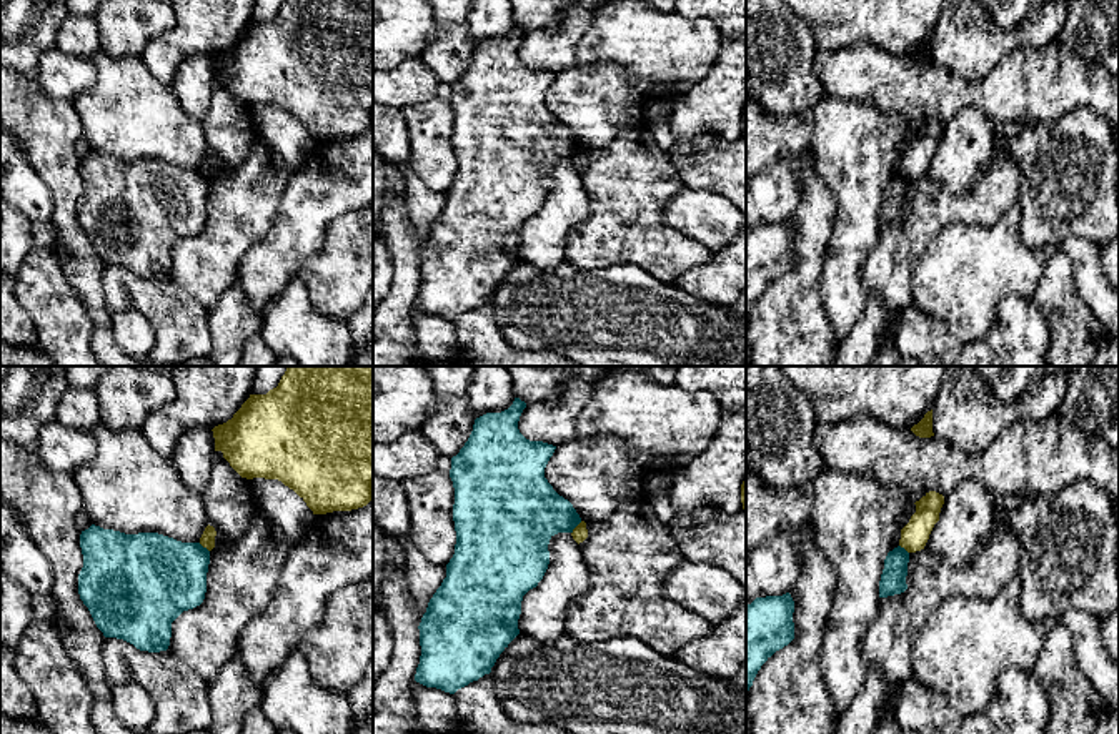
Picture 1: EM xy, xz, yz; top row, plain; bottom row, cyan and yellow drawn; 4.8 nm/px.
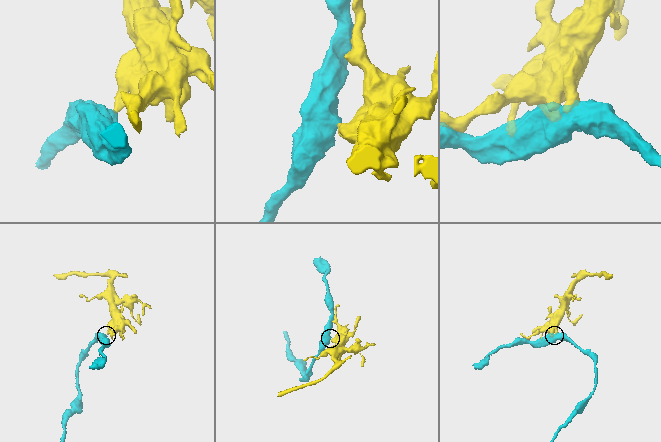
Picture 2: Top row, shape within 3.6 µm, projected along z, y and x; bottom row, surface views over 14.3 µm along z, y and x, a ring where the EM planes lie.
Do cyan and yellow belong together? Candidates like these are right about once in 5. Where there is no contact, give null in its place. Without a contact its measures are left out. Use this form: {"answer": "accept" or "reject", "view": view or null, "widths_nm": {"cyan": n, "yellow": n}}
{"answer": "reject", "view": "xz", "widths_nm": {"cyan": 340, "yellow": 80}}

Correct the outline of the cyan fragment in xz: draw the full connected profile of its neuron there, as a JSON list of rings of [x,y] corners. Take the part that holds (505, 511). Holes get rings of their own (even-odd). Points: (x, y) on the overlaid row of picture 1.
[[[515,398],[508,409],[476,418],[468,441],[451,458],[455,554],[446,564],[446,578],[430,599],[418,626],[421,656],[415,681],[426,687],[455,694],[458,689],[491,672],[500,654],[520,634],[521,601],[530,589],[538,586],[548,569],[550,539],[558,533],[573,533],[581,523],[573,504],[560,496],[545,478],[545,468],[556,446],[530,441],[518,429],[525,408],[526,403]]]

